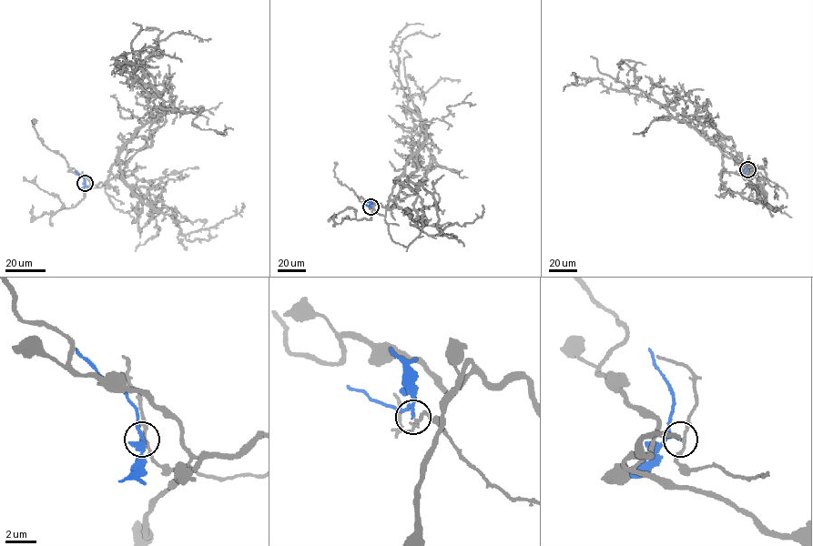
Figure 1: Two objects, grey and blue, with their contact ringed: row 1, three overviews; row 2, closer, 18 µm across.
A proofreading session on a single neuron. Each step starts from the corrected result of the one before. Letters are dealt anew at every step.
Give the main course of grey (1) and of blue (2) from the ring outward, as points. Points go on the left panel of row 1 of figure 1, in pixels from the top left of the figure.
1: (85, 183), (106, 184), (118, 149), (163, 113), (161, 96), (125, 72), (123, 55), (157, 47), (181, 61)
2: (85, 182), (76, 171)

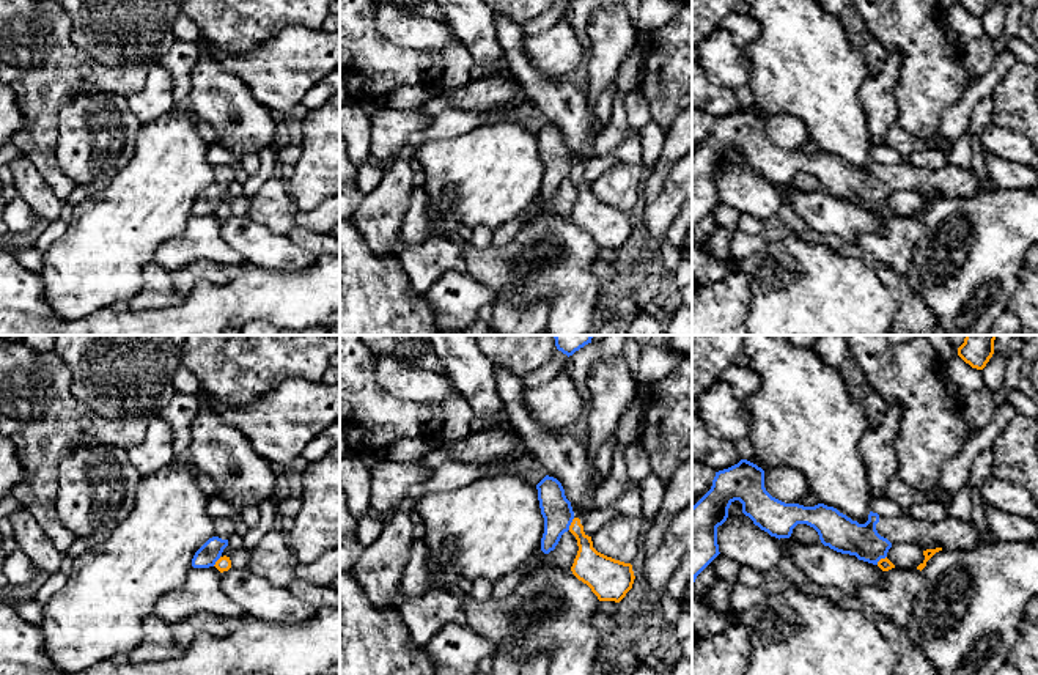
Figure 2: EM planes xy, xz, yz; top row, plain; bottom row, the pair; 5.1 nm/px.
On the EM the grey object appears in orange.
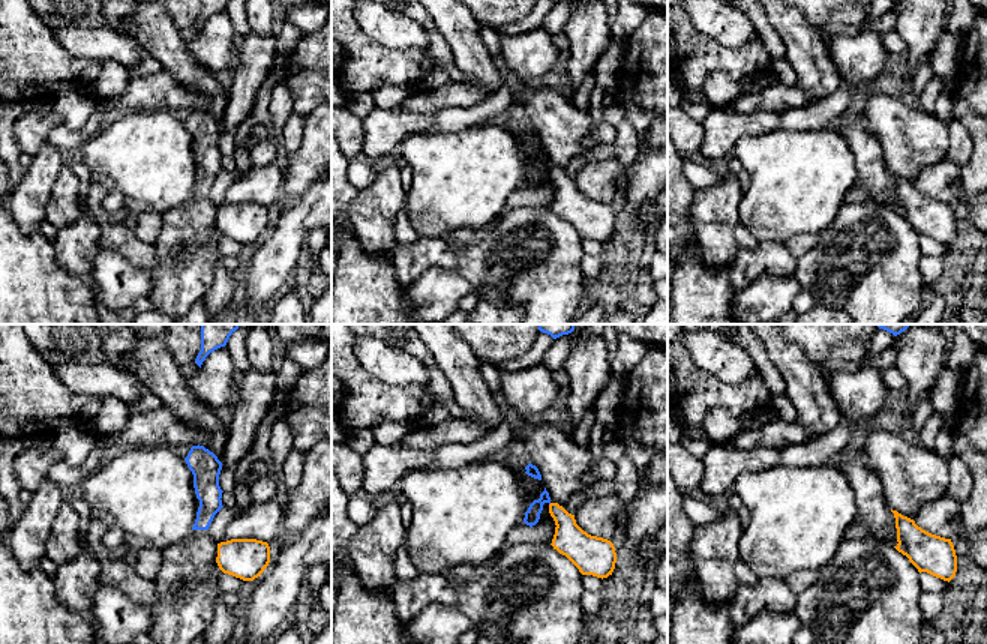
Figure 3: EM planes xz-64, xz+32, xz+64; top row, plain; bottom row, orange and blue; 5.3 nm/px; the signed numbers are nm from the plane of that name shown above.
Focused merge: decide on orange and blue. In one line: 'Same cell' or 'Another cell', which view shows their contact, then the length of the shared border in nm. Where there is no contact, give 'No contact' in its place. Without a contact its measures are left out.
Another cell. Touches orange in xz. Shared border 70 nm

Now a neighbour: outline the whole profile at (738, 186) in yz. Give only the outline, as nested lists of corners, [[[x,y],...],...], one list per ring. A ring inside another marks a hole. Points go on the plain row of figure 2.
[[[739,148],[731,149],[727,168],[717,175],[717,192],[723,205],[738,209],[741,214],[753,216],[761,222],[777,217],[783,205],[778,186],[771,184],[755,173],[753,168],[742,160],[742,151]]]

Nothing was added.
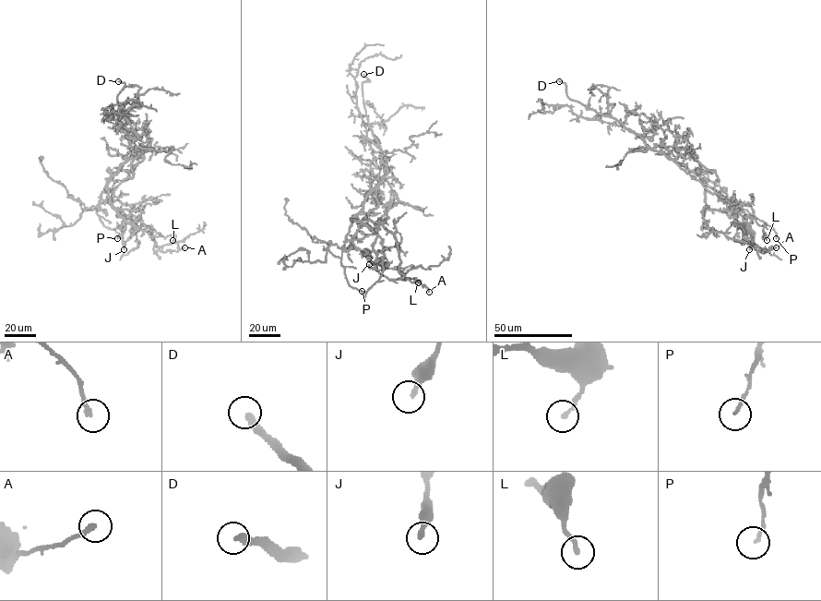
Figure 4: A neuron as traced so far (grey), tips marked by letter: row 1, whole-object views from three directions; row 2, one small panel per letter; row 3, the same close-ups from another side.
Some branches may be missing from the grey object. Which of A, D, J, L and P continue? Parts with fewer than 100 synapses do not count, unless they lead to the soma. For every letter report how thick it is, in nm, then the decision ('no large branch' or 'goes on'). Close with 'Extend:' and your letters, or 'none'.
A: 240 nm thick; no large branch
D: 300 nm thick; goes on
J: 280 nm thick; no large branch
L: 200 nm thick; no large branch
P: 150 nm thick; no large branch
Extend: D

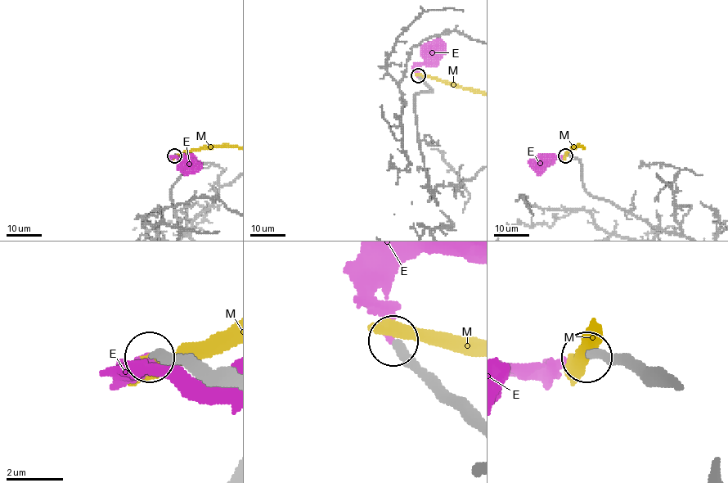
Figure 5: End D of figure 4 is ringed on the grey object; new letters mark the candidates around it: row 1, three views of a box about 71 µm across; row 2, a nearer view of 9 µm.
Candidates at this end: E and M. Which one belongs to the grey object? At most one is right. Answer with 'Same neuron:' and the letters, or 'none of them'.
Same neuron: E

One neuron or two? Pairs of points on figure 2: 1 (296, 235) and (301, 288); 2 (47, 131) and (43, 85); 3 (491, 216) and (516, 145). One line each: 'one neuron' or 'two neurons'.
1: two neurons
2: one neuron
3: one neuron

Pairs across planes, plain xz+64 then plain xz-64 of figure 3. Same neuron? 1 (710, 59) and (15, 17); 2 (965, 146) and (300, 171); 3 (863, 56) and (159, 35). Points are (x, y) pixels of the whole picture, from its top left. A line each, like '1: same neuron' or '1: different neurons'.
1: same neuron
2: different neurons
3: different neurons

